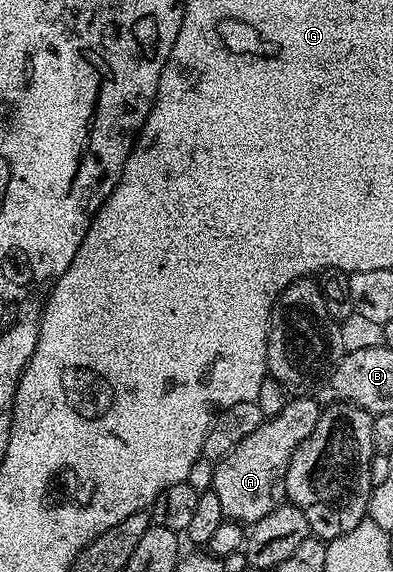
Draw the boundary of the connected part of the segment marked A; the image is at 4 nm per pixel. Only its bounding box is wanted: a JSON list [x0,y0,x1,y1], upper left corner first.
[211,394,322,526]

